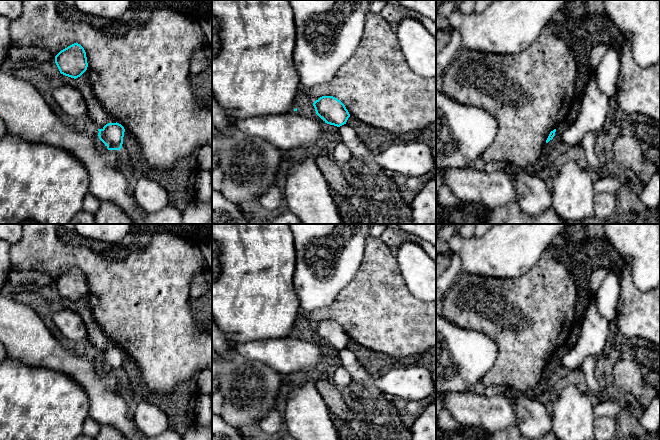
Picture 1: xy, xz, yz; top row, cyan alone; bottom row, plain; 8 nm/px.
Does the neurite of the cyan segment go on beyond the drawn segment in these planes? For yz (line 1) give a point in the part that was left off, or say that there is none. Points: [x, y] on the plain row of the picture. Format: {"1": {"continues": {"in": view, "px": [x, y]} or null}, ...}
{"1": {"continues": null}}

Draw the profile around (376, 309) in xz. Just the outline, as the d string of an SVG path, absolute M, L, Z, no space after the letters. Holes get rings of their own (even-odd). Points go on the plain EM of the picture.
M368 236L360 268L331 305L307 314L313 325L322 320L340 324L349 338L375 352L397 358L423 355L436 348L436 302L425 302L408 290L390 247Z

